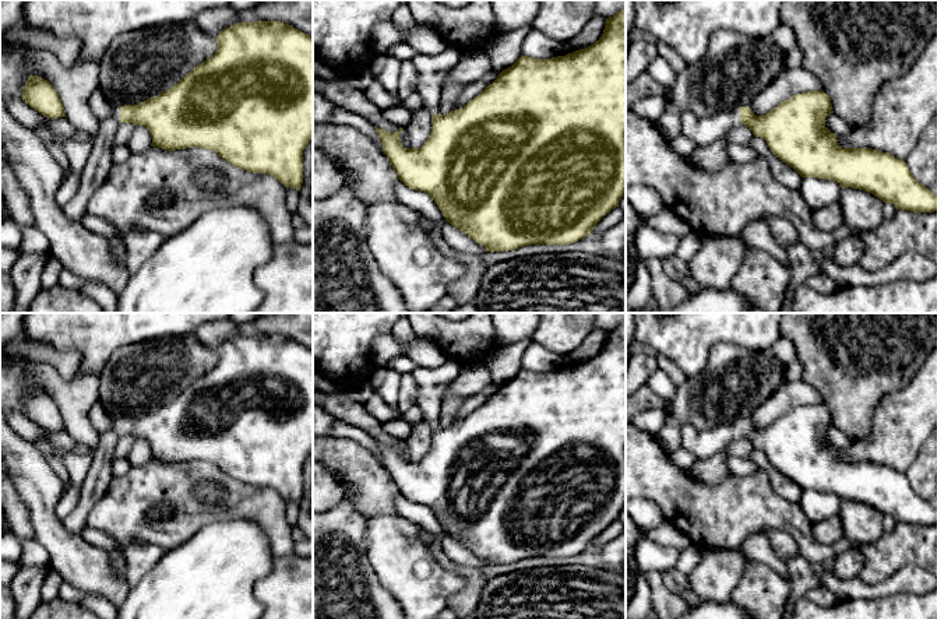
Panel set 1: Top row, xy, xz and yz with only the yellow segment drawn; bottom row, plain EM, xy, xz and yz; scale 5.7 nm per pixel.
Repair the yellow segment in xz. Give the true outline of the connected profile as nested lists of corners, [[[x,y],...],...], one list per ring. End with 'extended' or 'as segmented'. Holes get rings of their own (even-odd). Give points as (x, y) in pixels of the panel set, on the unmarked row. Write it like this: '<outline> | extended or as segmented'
[[[626,321],[606,331],[602,349],[591,359],[566,369],[533,372],[522,369],[486,400],[478,409],[458,423],[431,429],[431,444],[420,461],[405,461],[399,453],[402,440],[395,446],[376,440],[383,465],[408,500],[427,506],[443,530],[452,539],[468,548],[486,565],[508,565],[528,558],[571,558],[593,546],[595,538],[619,516],[626,504]]] | as segmented

